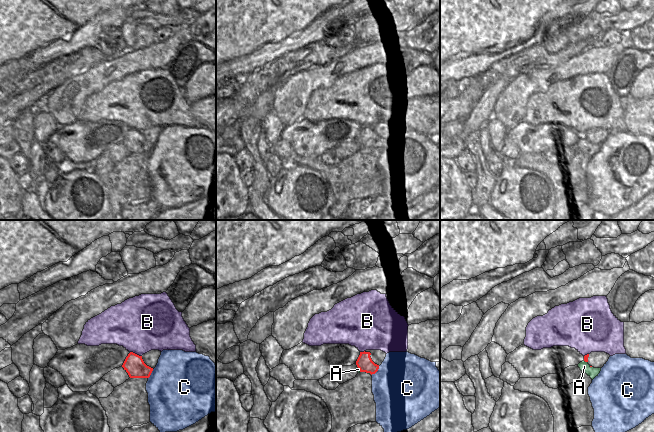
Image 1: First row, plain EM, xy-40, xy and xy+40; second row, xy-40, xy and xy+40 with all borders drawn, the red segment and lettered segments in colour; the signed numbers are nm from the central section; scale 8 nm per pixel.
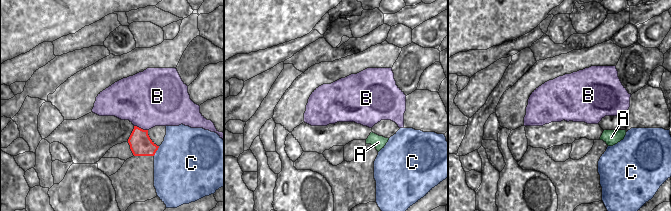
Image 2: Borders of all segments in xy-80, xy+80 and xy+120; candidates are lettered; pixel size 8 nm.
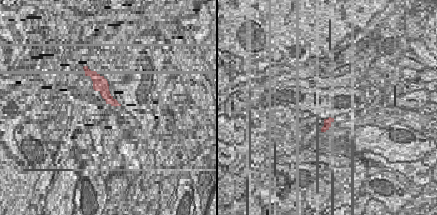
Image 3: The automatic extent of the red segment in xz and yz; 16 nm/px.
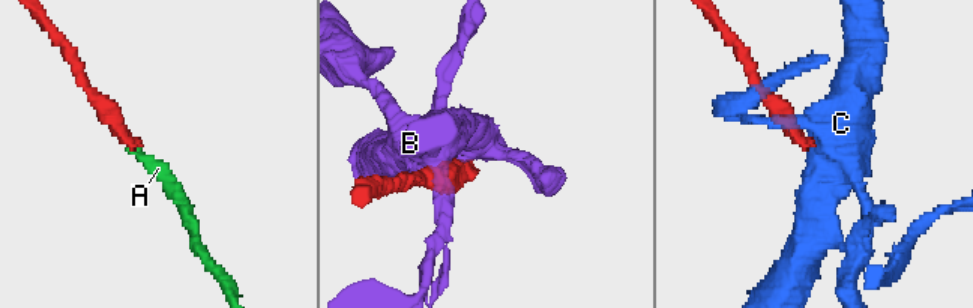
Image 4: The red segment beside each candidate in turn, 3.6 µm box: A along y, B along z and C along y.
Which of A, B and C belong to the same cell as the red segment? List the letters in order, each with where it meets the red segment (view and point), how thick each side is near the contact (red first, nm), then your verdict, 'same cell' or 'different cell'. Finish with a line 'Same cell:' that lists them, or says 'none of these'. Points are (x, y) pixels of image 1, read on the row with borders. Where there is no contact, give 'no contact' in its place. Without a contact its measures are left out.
A: meets red in xy+40 at (585, 361); 30 nm thick on the red side, 80 nm on the other; same cell
B: meets red in xy-40 at (136, 354); 160 nm thick on the red side, 460 nm on the other; different cell
C: meets red in xy at (376, 371); 130 nm thick on the red side, 480 nm on the other; different cell
Same cell: A

